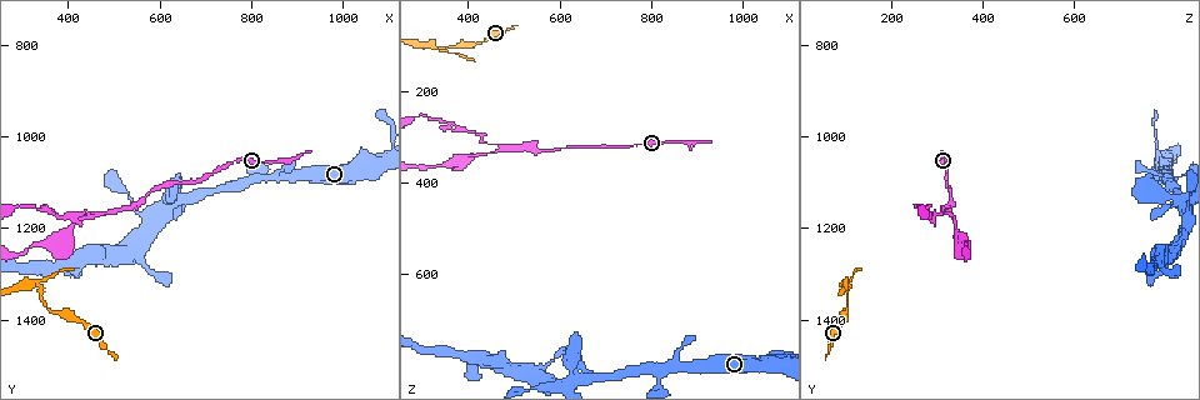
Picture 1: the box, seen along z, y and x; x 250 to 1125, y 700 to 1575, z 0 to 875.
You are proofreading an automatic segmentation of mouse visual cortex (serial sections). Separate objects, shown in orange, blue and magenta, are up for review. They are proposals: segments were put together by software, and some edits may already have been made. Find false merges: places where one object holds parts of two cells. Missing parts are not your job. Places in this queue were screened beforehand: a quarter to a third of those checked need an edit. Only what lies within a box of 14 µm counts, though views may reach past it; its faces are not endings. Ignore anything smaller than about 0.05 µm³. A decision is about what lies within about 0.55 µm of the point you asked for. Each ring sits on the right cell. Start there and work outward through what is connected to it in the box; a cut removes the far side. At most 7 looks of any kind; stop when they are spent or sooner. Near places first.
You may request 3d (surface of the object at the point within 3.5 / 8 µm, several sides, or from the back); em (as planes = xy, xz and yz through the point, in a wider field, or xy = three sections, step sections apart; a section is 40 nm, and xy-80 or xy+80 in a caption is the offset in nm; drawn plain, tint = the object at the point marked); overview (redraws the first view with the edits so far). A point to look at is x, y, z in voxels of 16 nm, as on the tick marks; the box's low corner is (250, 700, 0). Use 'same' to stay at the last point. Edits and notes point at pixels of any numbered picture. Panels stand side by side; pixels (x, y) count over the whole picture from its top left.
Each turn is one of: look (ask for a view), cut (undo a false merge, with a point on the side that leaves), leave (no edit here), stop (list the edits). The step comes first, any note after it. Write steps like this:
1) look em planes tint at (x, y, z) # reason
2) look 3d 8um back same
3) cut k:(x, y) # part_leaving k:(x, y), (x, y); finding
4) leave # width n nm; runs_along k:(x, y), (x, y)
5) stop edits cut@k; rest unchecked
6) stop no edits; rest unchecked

look 3d 3.5um back at (635, 1150, 835) # four or more arms meet

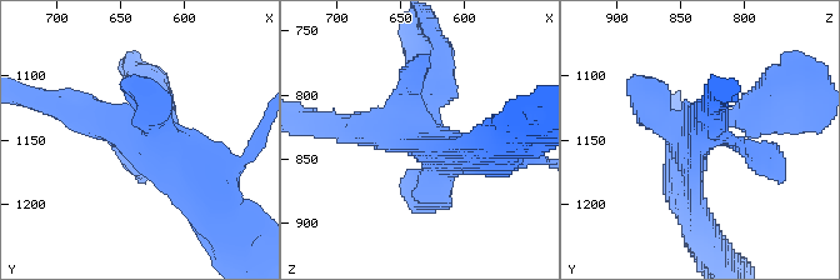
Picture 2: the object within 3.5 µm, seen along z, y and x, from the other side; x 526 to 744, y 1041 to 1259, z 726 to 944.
look em xy step 5 tint at (630, 1146, 834) # need the tissue

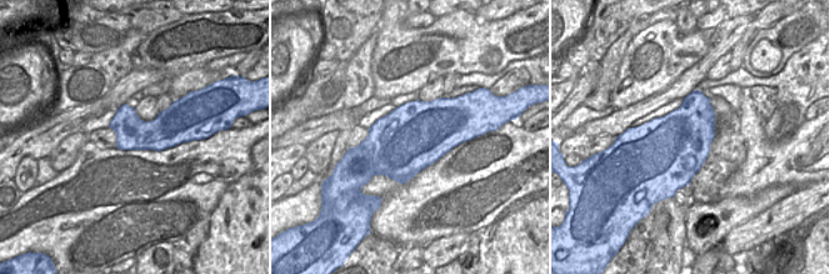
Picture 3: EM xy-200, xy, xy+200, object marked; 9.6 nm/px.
look em xy step 1 tint same # another direction

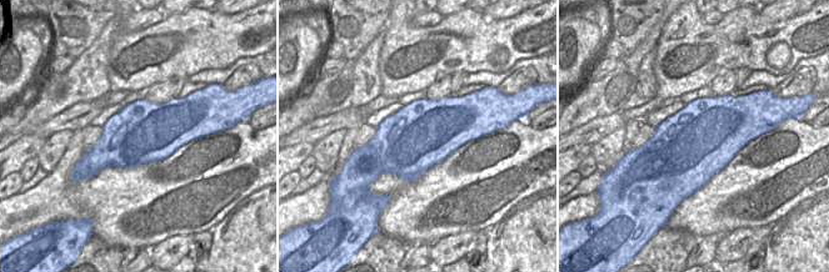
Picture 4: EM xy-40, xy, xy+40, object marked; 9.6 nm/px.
leave # runs_along 2:(66, 106), (161, 141), (204, 184); all the same cell

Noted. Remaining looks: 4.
look 3d 3.5um at (350, 1360, 100) # narrows sharply

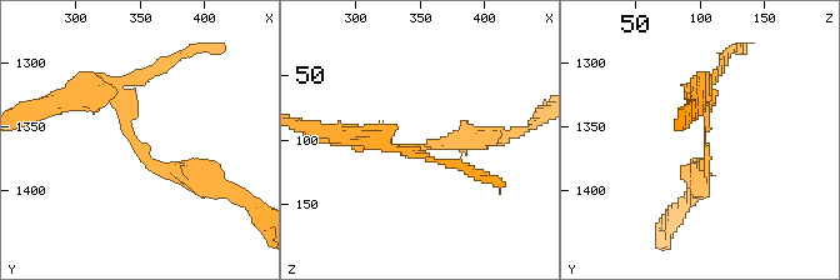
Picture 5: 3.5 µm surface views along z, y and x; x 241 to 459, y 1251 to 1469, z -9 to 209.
look em planes tint at (346, 1358, 104) # now the EM

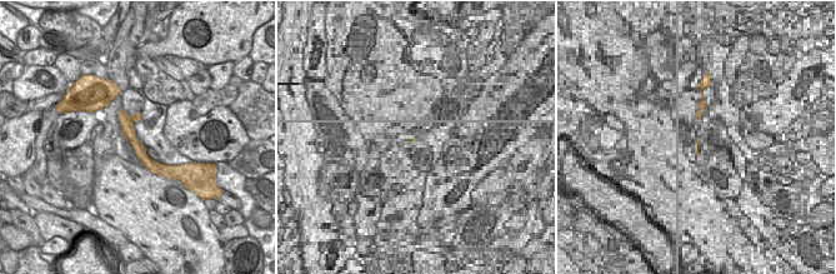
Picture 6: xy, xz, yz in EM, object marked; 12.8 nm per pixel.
cut 5:(70, 100) # border 6:(130, 116), (134, 121); a second cell is stuck on

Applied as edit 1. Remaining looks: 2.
stop edits cut@5; rest unchecked

